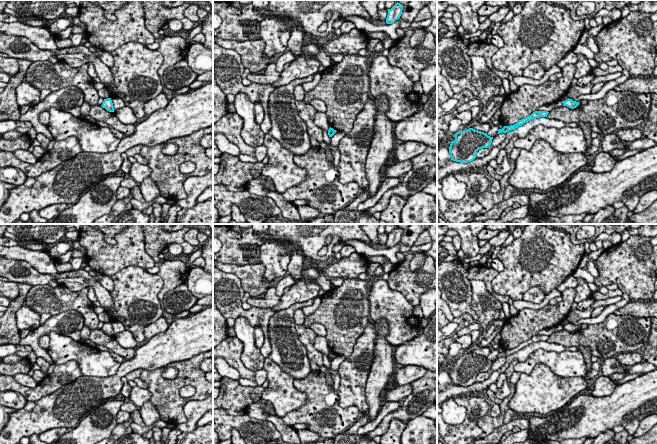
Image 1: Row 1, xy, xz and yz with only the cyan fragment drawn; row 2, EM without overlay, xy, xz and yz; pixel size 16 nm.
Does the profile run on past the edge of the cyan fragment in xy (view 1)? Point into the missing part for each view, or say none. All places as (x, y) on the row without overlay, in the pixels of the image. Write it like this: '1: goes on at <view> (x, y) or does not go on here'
1: does not go on here

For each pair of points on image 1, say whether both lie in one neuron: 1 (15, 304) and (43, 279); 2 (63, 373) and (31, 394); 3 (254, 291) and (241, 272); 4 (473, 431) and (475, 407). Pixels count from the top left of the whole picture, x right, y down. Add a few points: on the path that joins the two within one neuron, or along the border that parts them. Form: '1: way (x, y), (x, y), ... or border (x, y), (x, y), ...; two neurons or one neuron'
1: border (17, 282), (25, 282), (32, 286); two neurons
2: way (55, 380), (39, 391); one neuron
3: way (254, 286), (246, 277); one neuron
4: way (473, 425), (474, 413); one neuron

